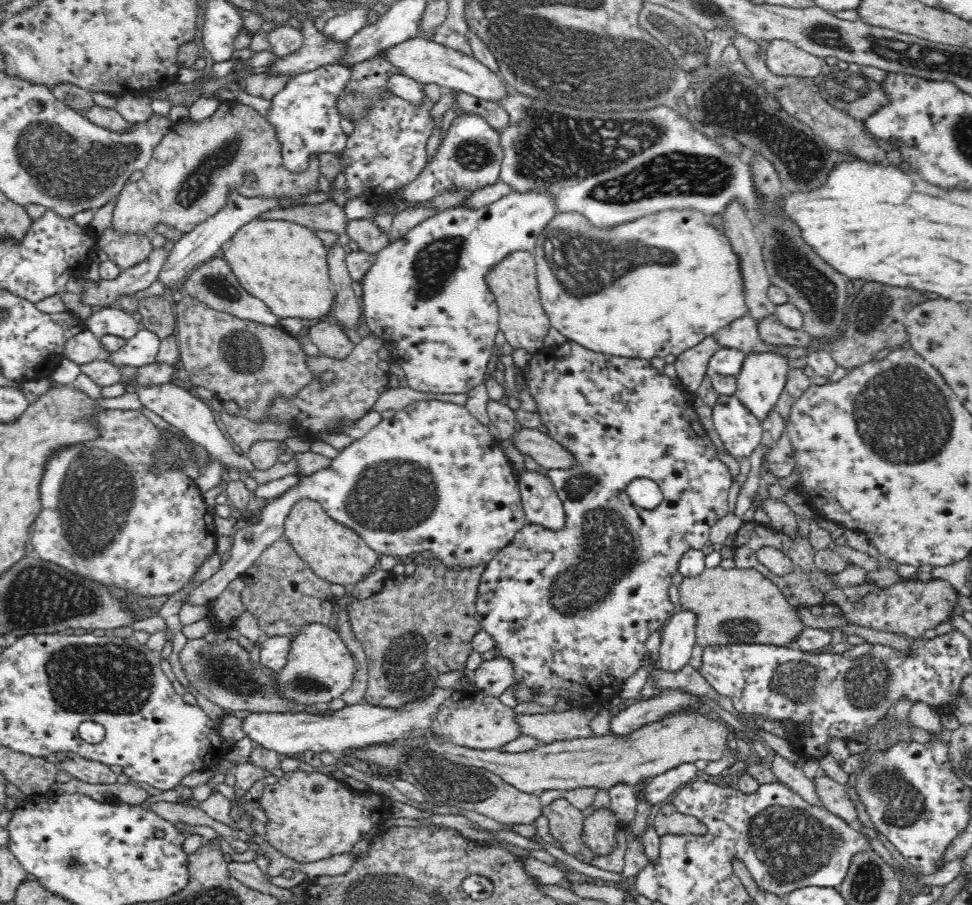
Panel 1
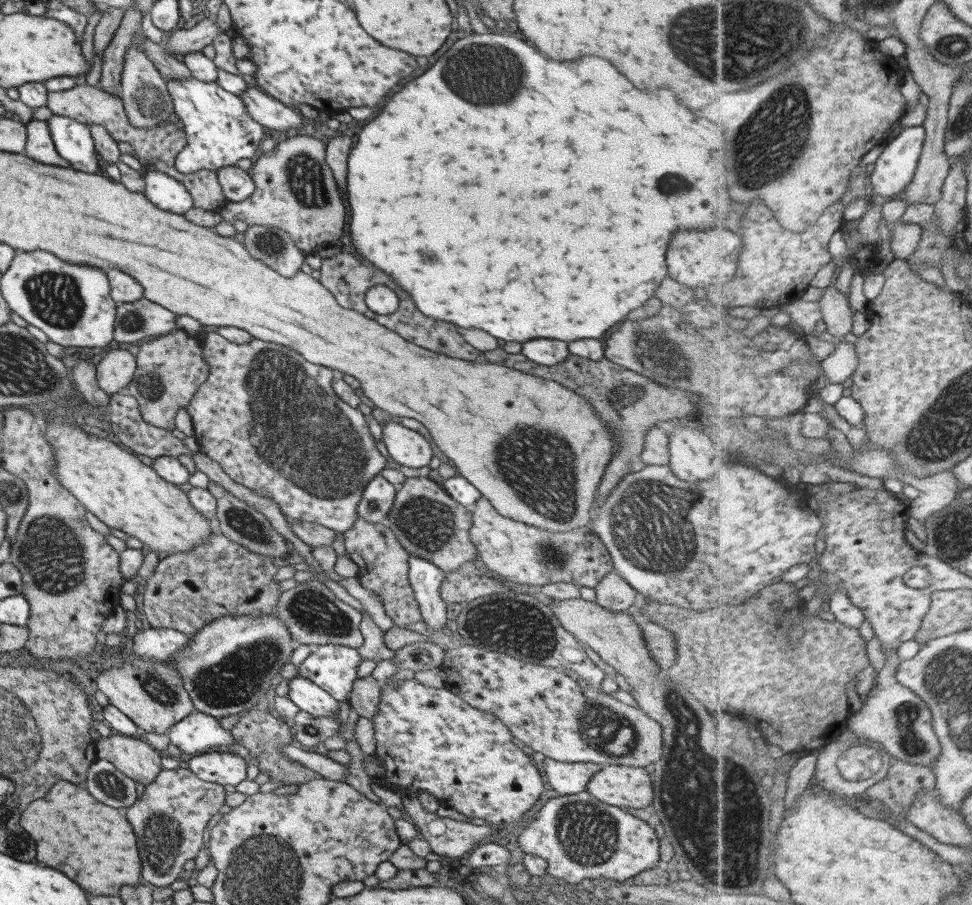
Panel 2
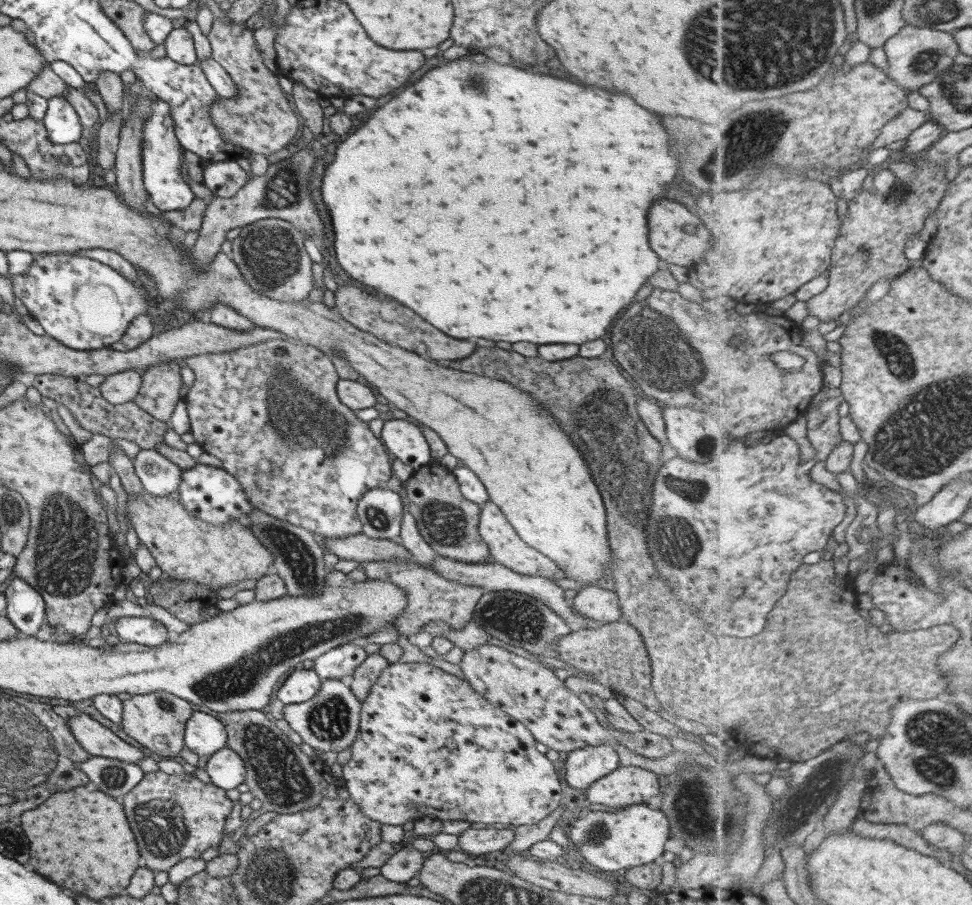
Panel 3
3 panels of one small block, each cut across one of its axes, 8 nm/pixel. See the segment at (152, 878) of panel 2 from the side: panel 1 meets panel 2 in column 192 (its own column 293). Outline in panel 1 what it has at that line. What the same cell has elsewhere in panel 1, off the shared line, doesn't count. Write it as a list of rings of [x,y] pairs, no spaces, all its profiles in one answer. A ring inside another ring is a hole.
[[[320,771],[284,773],[276,784],[268,784],[264,787],[262,797],[256,803],[257,807],[270,818],[270,823],[266,827],[267,842],[282,855],[301,863],[316,862],[336,854],[350,852],[352,846],[360,840],[362,832],[376,834],[378,826],[392,817],[393,804],[386,796],[373,792],[354,795],[340,781]]]

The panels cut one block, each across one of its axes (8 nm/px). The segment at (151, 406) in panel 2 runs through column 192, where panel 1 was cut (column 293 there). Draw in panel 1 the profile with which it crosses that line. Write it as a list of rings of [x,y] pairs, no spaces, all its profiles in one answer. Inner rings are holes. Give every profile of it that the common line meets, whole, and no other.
[[[181,291],[183,293],[182,300],[177,305],[174,305],[178,315],[176,322],[176,334],[174,335],[177,338],[179,359],[182,360],[183,364],[182,370],[184,370],[187,374],[187,380],[189,380],[190,384],[196,386],[196,388],[202,387],[212,390],[215,396],[217,396],[217,398],[222,402],[227,400],[235,400],[240,405],[240,415],[242,417],[249,418],[253,421],[260,421],[262,418],[264,418],[264,414],[266,414],[266,410],[268,410],[268,404],[272,402],[272,398],[274,398],[274,396],[280,396],[281,394],[281,396],[287,396],[287,398],[290,398],[290,396],[294,396],[294,394],[296,394],[296,392],[302,388],[302,386],[306,386],[312,382],[312,373],[310,373],[308,365],[304,363],[304,356],[306,354],[294,336],[280,329],[279,327],[276,328],[276,326],[258,324],[256,322],[251,322],[250,320],[241,320],[240,318],[235,318],[230,314],[217,312],[216,310],[210,309],[208,305],[192,299],[192,297],[190,297],[186,291]]]

